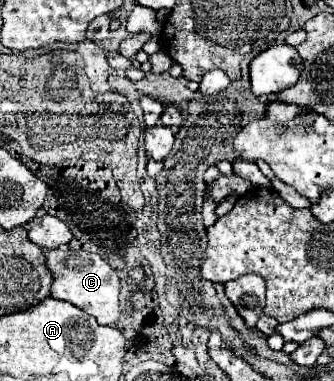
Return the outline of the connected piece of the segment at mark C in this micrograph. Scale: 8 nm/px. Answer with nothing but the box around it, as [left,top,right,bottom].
[45,249,121,325]

